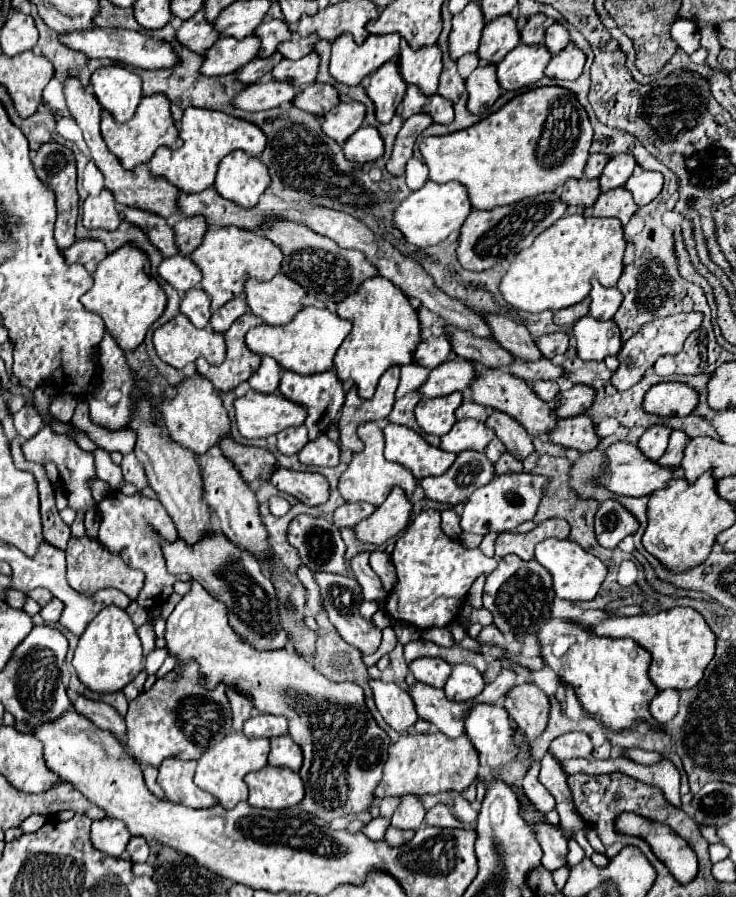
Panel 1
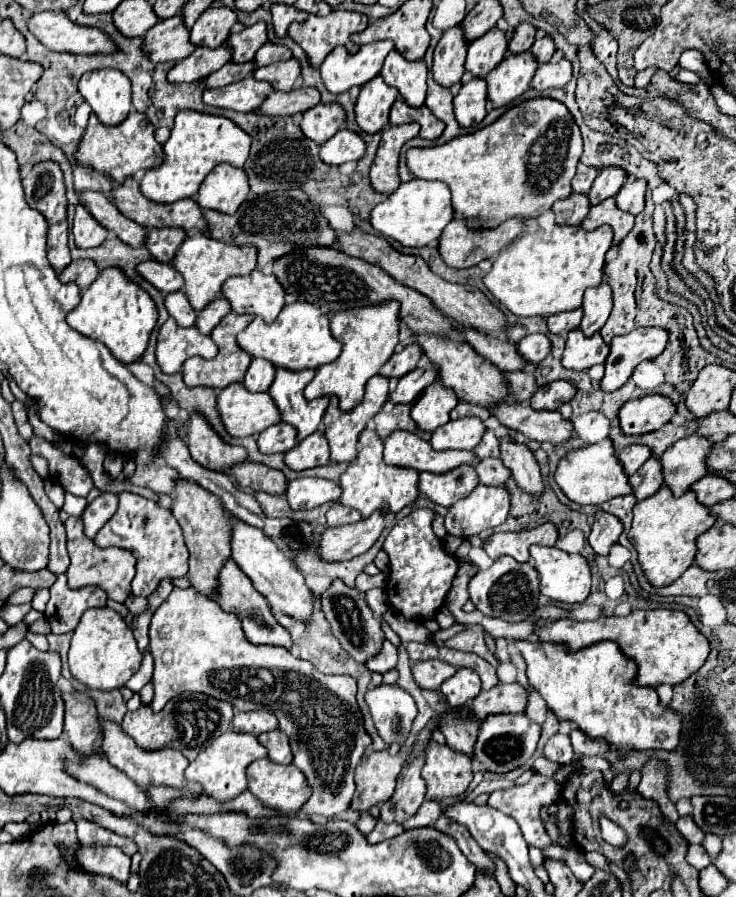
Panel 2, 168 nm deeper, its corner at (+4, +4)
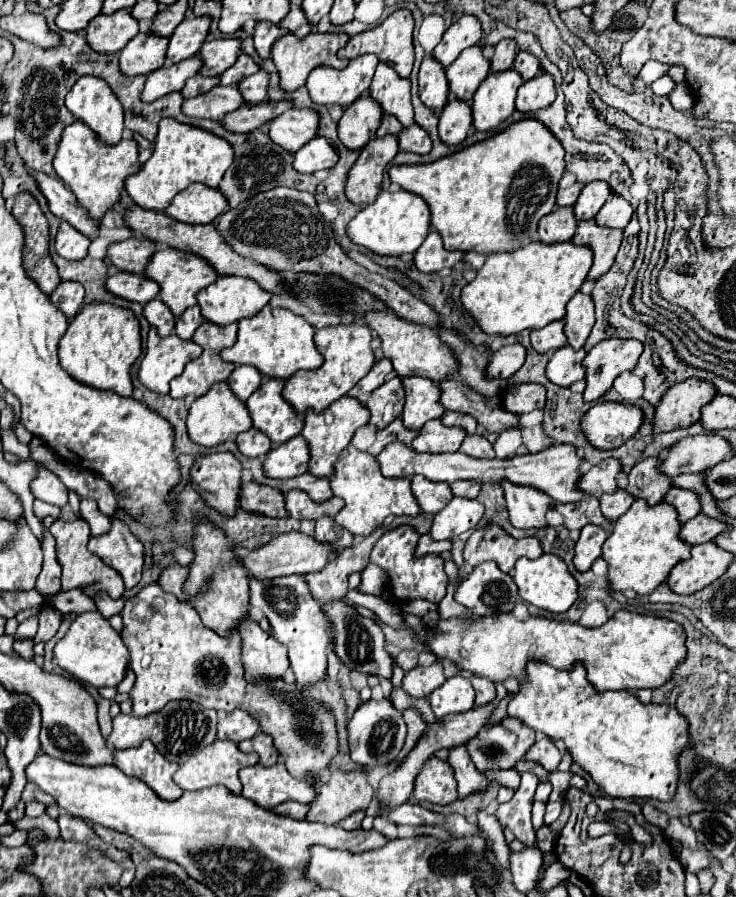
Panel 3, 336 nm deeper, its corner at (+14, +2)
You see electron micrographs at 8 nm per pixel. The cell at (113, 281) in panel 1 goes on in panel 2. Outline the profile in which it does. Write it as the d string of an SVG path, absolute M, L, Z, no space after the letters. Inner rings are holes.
M110 266L110 270L102 270L98 278L82 292L80 304L70 310L66 320L74 330L106 344L116 360L134 362L148 346L150 332L158 320L158 310L146 290L132 284L122 270L114 270L114 266Z

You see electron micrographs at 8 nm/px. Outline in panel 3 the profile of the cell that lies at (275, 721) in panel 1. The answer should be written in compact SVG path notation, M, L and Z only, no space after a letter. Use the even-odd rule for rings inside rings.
M234 710L218 722L218 738L232 740L236 744L252 738L258 730L260 730L258 722L244 710Z

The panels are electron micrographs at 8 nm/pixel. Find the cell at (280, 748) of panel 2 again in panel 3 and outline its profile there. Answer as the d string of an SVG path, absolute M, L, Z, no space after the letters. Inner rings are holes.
M258 732L254 738L240 742L238 748L240 748L242 752L256 752L256 754L260 756L260 764L262 764L262 766L272 766L272 764L276 764L278 750L274 748L272 736L264 734L264 732Z

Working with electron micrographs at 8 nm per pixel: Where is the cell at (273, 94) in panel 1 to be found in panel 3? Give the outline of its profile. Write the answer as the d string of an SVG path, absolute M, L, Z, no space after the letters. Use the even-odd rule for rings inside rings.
M216 86L206 94L200 94L196 98L184 100L182 112L190 118L210 118L210 120L220 120L228 112L240 108L244 104L238 86Z

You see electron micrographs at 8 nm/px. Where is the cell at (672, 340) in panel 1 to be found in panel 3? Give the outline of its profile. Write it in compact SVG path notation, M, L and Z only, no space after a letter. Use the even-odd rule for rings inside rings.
M610 338L596 344L584 358L586 368L586 390L584 400L598 400L614 382L620 372L634 370L644 346L638 340L620 340Z

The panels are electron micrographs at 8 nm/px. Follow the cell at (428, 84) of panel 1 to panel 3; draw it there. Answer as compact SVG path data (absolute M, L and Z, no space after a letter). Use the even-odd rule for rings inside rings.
M378 64L376 74L370 84L370 96L380 104L384 114L392 114L398 118L404 128L414 124L414 110L410 102L410 80L400 78L392 66Z

